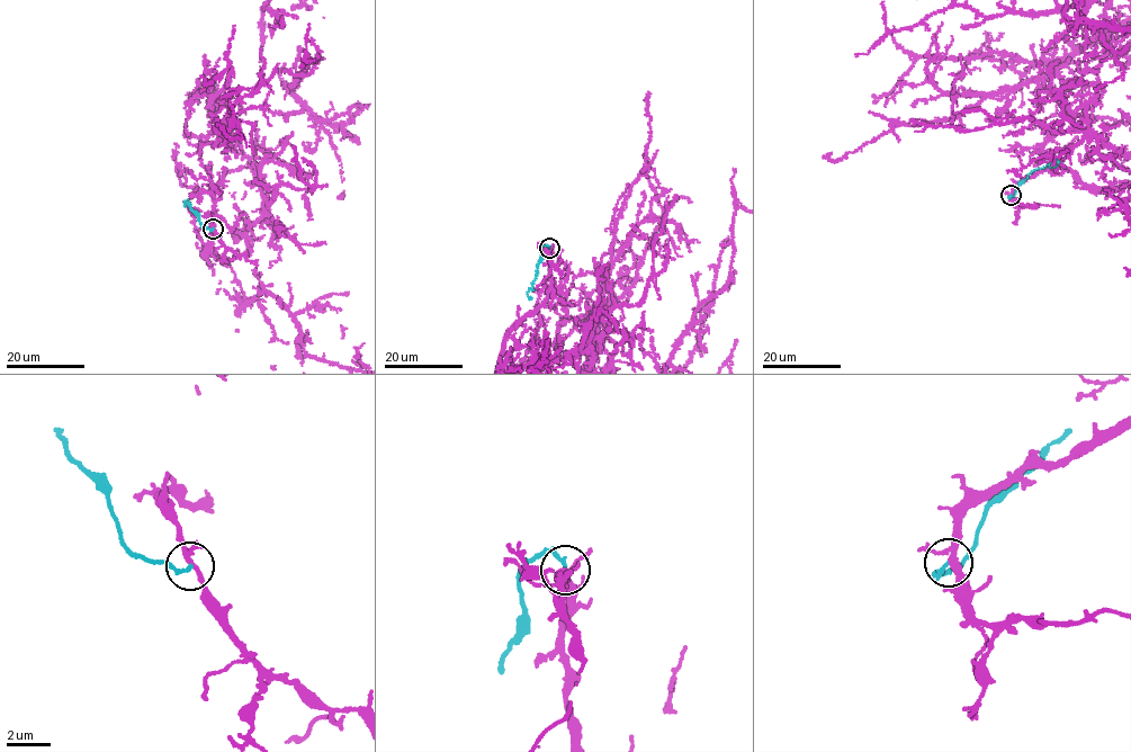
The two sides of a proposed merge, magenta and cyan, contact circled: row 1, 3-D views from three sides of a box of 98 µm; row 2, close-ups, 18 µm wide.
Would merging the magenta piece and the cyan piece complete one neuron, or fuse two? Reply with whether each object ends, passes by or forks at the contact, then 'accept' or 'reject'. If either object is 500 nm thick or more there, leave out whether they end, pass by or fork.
magenta forks | cyan ends | reject

